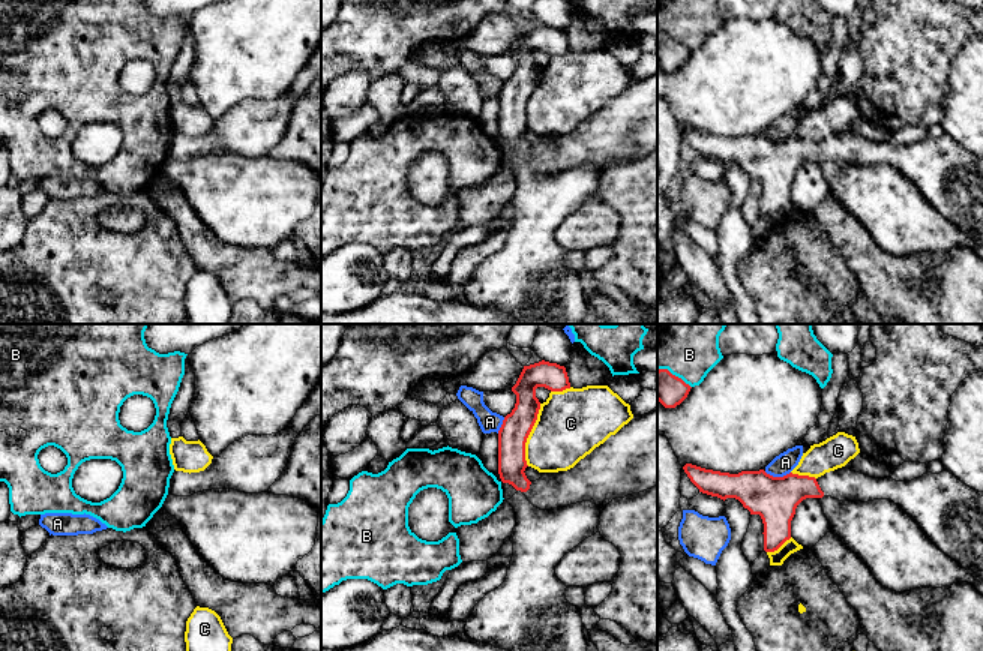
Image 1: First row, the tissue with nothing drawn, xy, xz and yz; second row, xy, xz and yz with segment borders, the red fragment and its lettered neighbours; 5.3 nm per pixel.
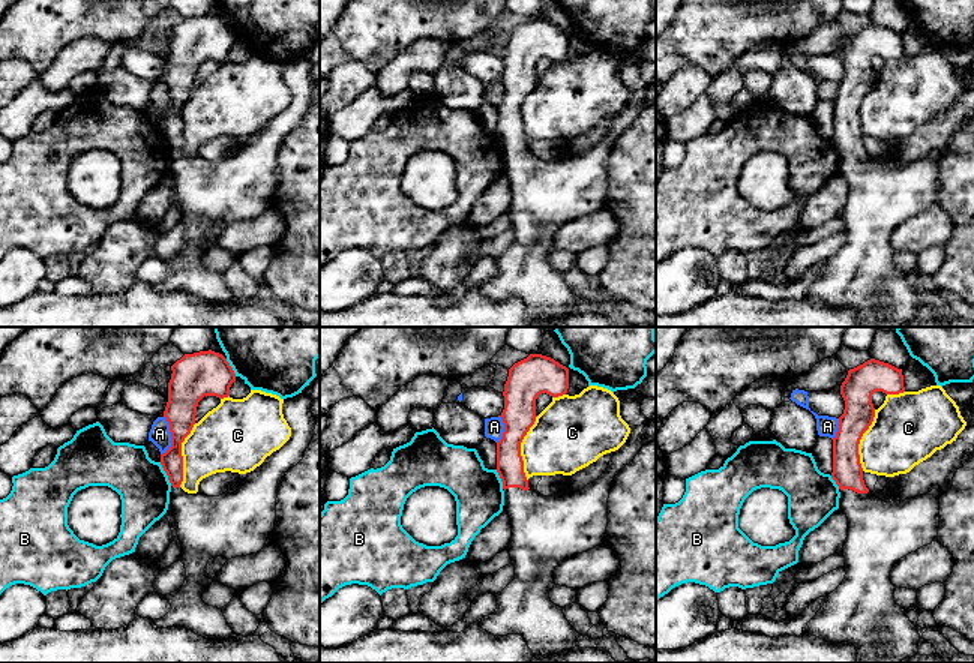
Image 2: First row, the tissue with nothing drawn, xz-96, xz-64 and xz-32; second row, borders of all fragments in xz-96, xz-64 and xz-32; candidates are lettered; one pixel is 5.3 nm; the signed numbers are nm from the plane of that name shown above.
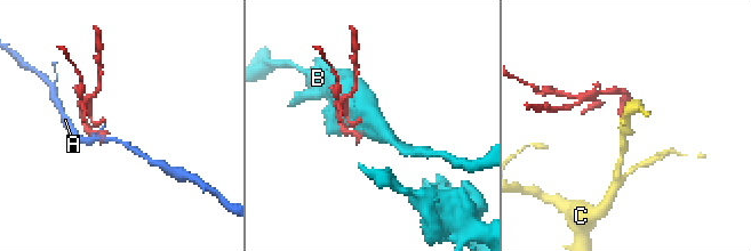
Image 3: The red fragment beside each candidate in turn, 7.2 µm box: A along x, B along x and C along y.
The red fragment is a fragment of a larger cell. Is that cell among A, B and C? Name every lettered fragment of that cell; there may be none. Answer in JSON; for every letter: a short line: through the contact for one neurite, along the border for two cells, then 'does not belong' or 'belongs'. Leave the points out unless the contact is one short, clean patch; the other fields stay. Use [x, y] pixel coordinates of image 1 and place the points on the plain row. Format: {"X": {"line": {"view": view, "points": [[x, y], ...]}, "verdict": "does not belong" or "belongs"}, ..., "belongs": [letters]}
{"A": {"line": {"view": "yz", "points": [[764, 135], [773, 140], [790, 137]]}, "verdict": "does not belong"}, "B": {"verdict": "does not belong"}, "C": {"verdict": "does not belong"}, "belongs": []}

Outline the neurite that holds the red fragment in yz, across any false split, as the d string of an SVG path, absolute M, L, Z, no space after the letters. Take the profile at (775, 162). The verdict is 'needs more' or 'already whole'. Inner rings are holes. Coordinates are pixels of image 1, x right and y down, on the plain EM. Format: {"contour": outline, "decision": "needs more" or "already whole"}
{"contour": "M692 128L683 130L690 146L699 153L699 156L717 160L720 164L735 162L750 178L759 178L764 188L764 214L774 216L786 204L791 202L791 184L795 178L797 170L806 162L831 160L839 165L873 165L890 164L897 168L924 196L924 200L947 220L959 226L963 232L969 232L974 237L983 236L983 156L978 156L956 140L942 134L939 138L926 136L911 146L896 146L891 141L875 142L851 134L837 132L815 142L809 140L786 138L783 141L773 141L764 134L759 135L741 135L738 138L720 136L705 134Z", "decision": "needs more"}

